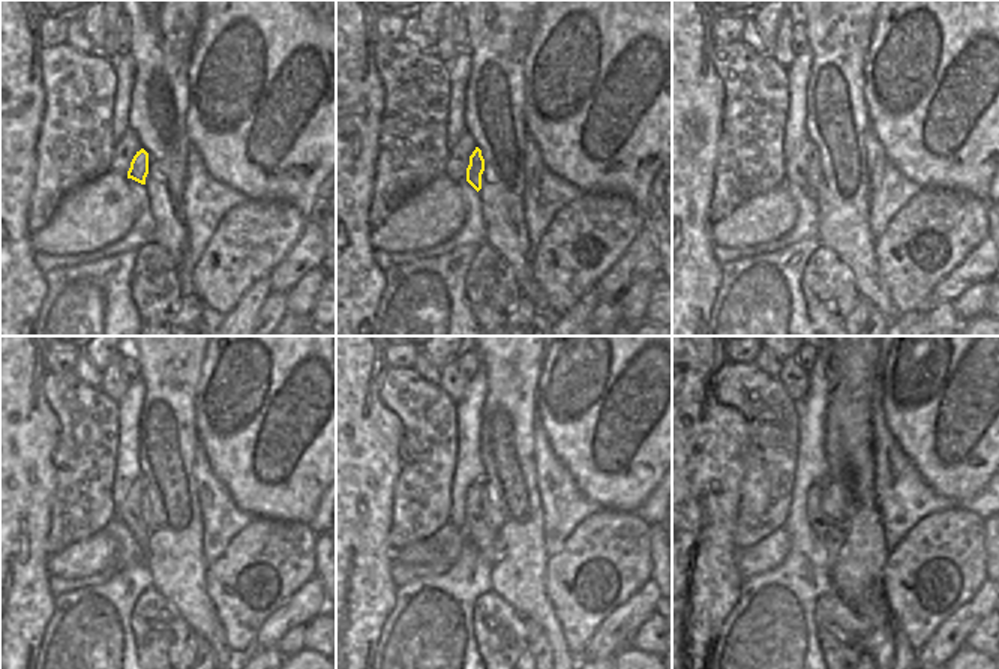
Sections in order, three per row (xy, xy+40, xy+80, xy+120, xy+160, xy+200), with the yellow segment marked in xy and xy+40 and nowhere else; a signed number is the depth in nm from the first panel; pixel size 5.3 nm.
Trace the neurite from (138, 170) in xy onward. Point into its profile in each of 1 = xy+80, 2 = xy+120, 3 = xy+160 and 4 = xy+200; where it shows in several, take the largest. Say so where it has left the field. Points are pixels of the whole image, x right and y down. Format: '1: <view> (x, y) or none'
1: xy+80 (815, 167)
2: xy+120 (146, 498)
3: xy+160 (489, 507)
4: xy+200 (833, 501)

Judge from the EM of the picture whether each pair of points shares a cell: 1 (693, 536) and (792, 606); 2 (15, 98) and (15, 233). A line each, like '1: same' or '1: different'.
1: different
2: same

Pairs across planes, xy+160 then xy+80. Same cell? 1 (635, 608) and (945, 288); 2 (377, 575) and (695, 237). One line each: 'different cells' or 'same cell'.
1: same cell
2: same cell

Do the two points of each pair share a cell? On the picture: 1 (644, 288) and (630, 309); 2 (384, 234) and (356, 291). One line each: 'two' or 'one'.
1: one
2: two

